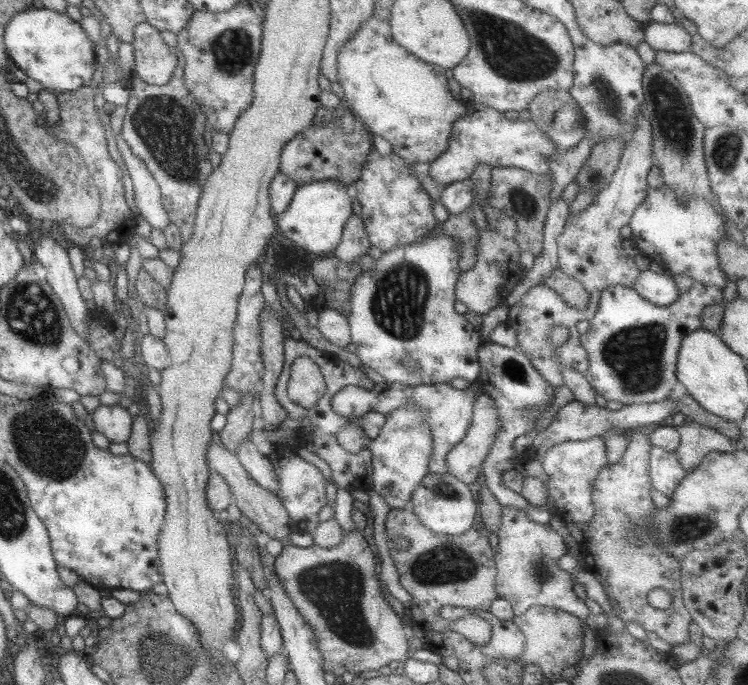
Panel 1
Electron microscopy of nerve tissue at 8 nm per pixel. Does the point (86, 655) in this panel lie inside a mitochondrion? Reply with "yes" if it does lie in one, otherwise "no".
no

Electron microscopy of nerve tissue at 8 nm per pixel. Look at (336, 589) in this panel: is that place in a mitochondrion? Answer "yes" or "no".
yes

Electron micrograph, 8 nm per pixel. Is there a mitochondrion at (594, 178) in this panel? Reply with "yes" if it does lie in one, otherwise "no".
no

